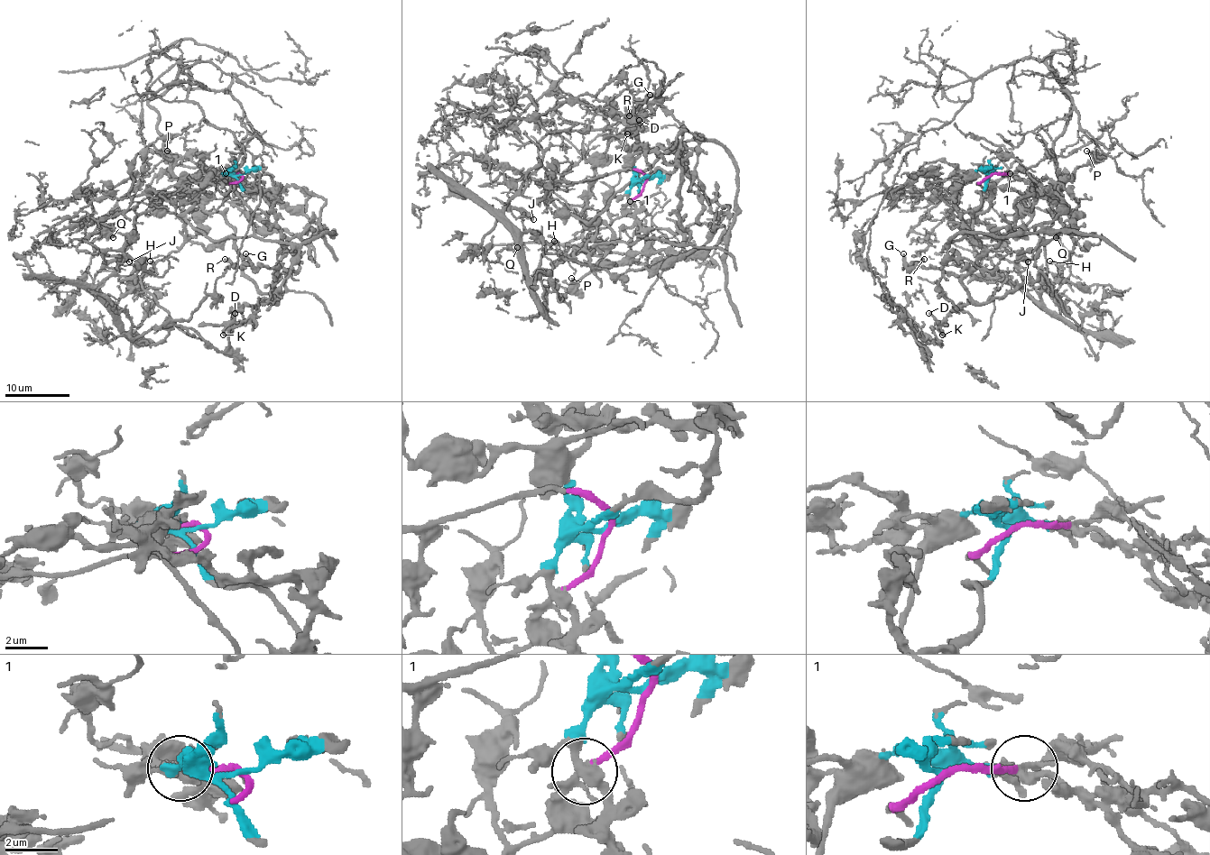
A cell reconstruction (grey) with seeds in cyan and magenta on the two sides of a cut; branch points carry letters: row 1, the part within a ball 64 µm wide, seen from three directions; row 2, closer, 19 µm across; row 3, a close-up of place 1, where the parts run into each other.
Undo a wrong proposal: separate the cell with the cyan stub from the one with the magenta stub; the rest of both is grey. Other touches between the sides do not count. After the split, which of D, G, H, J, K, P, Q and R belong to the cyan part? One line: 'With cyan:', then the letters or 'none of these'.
With cyan: D, G, K, R

